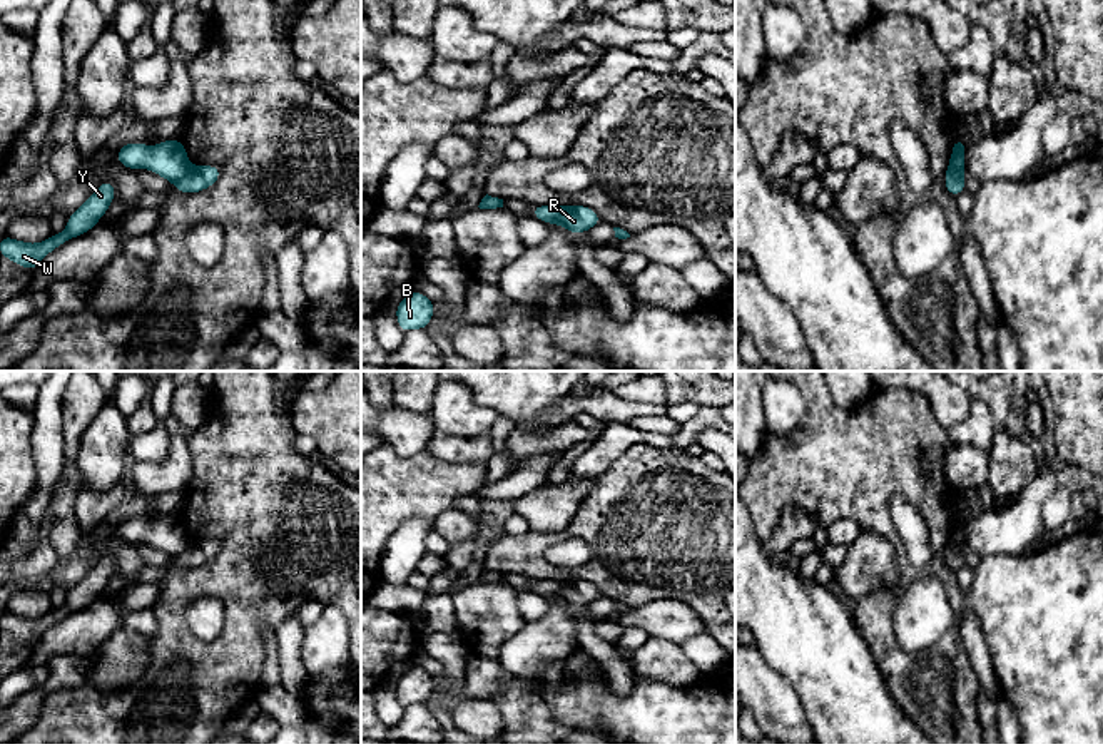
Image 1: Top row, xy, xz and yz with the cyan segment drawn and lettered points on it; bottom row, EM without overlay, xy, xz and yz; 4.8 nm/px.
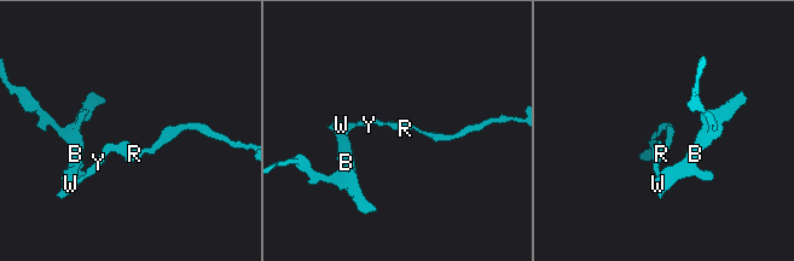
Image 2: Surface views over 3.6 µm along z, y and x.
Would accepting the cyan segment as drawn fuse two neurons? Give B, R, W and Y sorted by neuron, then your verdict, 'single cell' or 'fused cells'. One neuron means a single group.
B W Y / R | fused cells

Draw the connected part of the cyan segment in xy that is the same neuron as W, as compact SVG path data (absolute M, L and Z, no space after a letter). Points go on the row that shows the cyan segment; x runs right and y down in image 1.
M104 181L99 189L67 219L67 229L58 234L52 234L48 239L38 244L28 244L13 237L0 237L0 256L8 257L12 262L35 271L42 259L53 249L60 247L69 239L85 234L99 219L107 212L114 202L115 186L112 181Z

